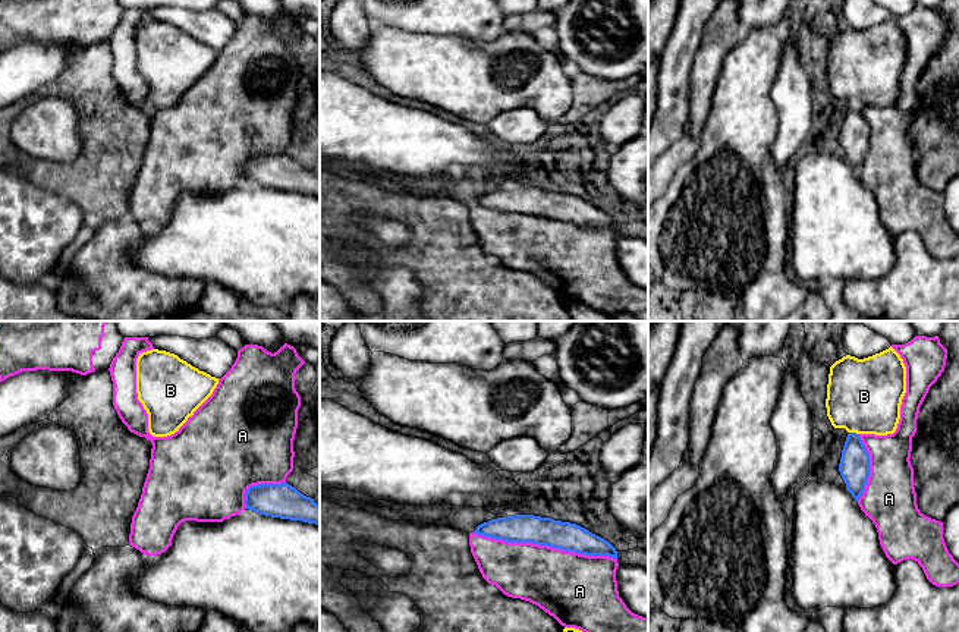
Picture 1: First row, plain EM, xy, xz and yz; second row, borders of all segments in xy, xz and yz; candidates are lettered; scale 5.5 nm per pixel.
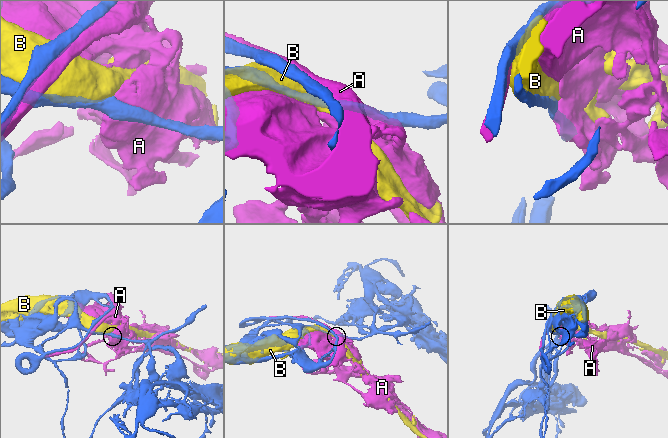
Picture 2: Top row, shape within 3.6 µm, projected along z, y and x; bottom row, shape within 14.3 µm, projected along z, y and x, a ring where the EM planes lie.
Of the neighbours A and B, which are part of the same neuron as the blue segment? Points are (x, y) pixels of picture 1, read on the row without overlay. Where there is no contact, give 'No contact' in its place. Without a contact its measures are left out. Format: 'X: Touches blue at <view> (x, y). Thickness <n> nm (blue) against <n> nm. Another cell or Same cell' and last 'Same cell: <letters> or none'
A: Touches blue at xz (544, 216). Thickness 160 nm (blue) against 360 nm. Same cell
B: Touches blue at yz (854, 104). Thickness 170 nm (blue) against 420 nm. Another cell
Same cell: A

